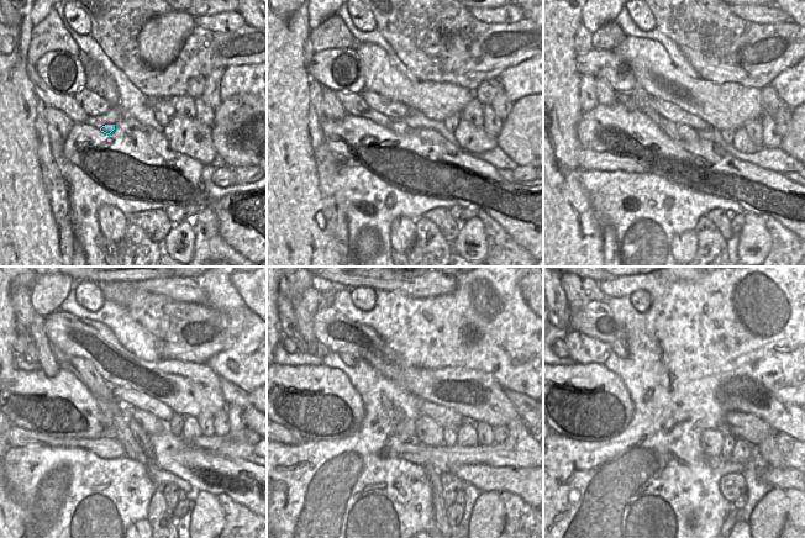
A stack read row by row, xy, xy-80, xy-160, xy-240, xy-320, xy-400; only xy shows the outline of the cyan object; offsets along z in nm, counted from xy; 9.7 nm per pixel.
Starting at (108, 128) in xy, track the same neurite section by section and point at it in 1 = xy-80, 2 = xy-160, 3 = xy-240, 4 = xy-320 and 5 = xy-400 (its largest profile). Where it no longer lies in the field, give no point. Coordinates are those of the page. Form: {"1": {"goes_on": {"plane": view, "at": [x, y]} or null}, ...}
{"1": {"goes_on": {"plane": "xy-80", "at": [399, 127]}}, "2": {"goes_on": {"plane": "xy-160", "at": [688, 133]}}, "3": {"goes_on": {"plane": "xy-240", "at": [151, 425]}}, "4": {"goes_on": {"plane": "xy-320", "at": [427, 431]}}, "5": {"goes_on": {"plane": "xy-400", "at": [711, 441]}}}

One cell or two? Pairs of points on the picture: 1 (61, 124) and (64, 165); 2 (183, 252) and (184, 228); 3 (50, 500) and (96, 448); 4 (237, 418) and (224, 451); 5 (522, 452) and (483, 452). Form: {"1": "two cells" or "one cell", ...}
{"1": "one cell", "2": "one cell", "3": "two cells", "4": "one cell", "5": "one cell"}

